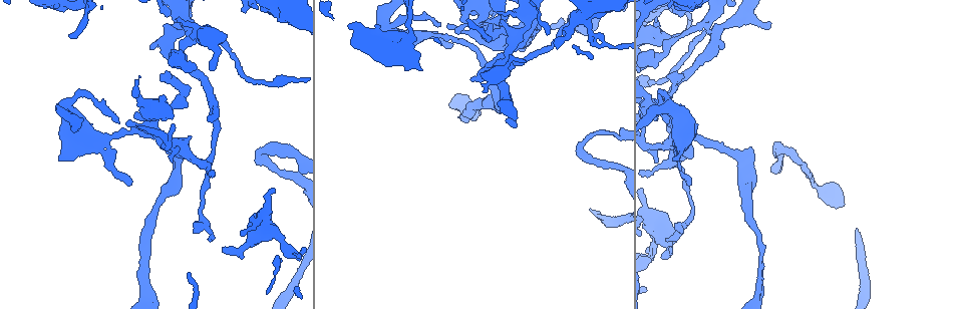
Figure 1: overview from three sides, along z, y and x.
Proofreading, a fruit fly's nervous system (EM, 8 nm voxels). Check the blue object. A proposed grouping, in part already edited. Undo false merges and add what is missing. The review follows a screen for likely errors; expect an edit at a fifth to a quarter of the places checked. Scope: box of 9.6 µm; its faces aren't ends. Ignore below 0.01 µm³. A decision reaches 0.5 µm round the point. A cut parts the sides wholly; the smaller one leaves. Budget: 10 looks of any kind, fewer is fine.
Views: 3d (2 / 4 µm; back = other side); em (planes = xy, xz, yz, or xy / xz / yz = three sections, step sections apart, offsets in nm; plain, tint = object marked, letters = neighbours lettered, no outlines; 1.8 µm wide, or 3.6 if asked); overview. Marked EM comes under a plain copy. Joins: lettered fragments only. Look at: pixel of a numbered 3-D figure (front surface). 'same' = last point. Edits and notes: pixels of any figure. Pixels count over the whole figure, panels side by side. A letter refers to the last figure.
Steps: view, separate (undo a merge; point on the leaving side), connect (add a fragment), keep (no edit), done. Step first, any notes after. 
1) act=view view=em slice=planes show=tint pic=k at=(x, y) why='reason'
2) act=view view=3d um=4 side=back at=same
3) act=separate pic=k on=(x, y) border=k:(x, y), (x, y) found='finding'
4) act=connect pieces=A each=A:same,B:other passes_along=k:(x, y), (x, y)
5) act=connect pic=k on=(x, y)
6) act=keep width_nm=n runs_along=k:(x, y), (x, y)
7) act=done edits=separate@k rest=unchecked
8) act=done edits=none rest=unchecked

act=view view=3d um=2 pic=1 at=(535, 25) why='three arms meet'

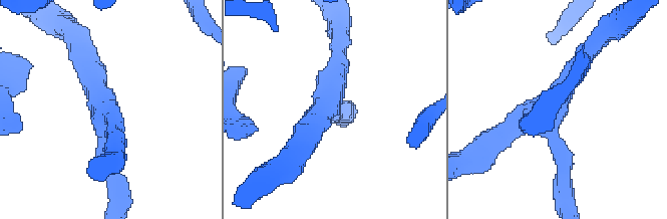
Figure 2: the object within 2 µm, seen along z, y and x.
act=view view=em slice=planes show=letters pic=2 at=(327, 100) arms=3 arm_widths_nm=180,190,220 why='shape alone is not enough'

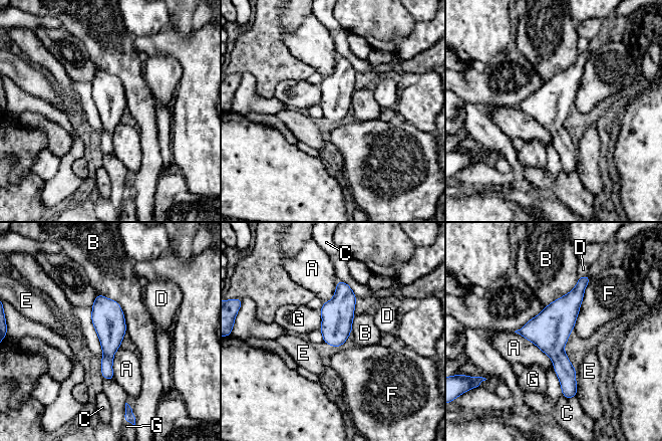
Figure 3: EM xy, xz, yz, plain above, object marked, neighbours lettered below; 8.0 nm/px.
act=keep longest_contact=A:460nm each=A:other,B:other,C:other,D:other,E:other,F:other,G:other runs_along=3:(581, 279), (558, 319), (569, 394) found='one neuron here'

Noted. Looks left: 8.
act=view view=3d um=4 pic=1 at=(207, 164) why='thick turns thin'

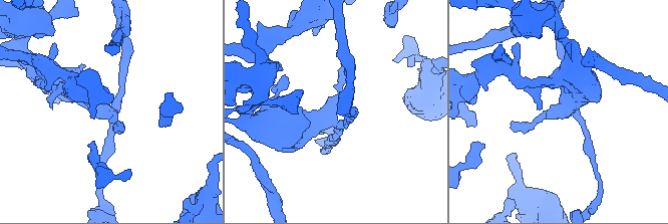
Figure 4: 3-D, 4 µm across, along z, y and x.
act=view view=em slice=yz step=16 show=tint pic=4 at=(574, 111) arms=4 why='now the EM'

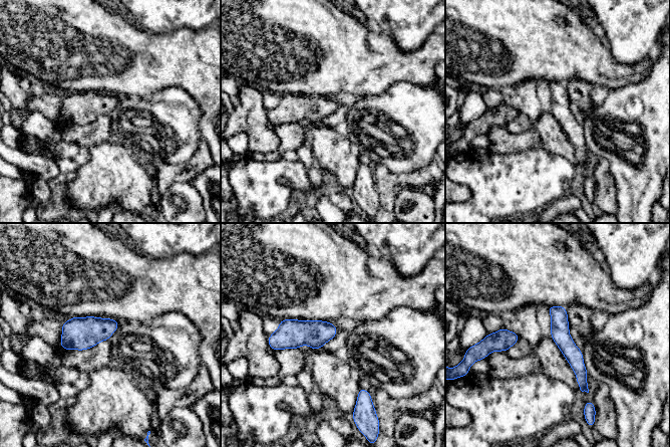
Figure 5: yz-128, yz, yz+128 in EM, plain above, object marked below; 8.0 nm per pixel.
act=view view=em slice=planes show=letters at=same

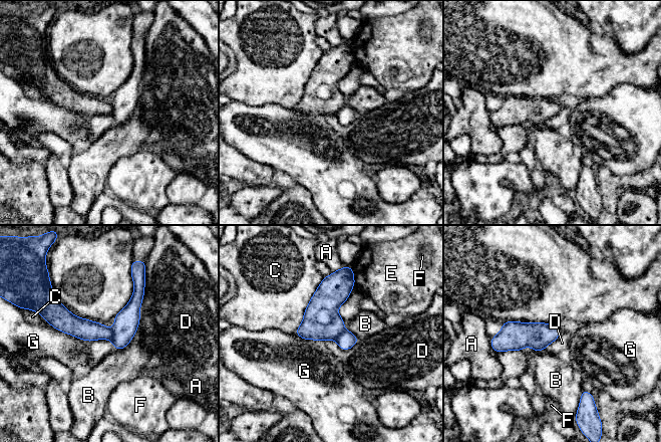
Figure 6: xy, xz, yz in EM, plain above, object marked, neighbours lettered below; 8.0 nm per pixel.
act=separate pic=6 on=(347, 340) width_nm=190 each=A:other,B:other,C:other,D:other,E:other,F:other,G:other border=6:(344, 329), (335, 340) found='a second neuron is stuck on'

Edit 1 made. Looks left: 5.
act=view view=overview

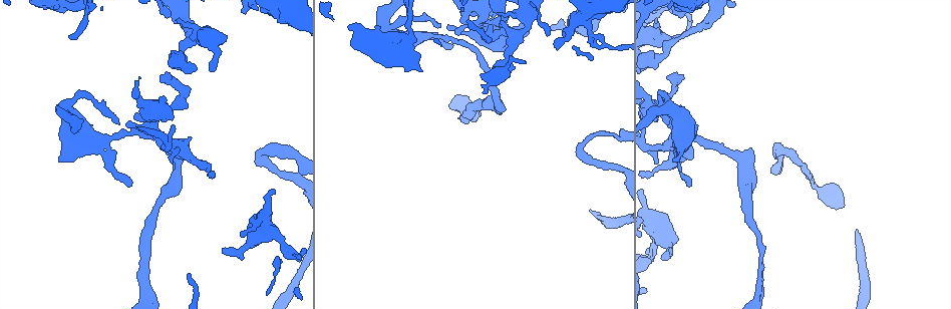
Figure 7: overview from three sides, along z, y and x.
act=view view=em slice=planes show=tint pic=7 at=(149, 138) why='abrupt turn'

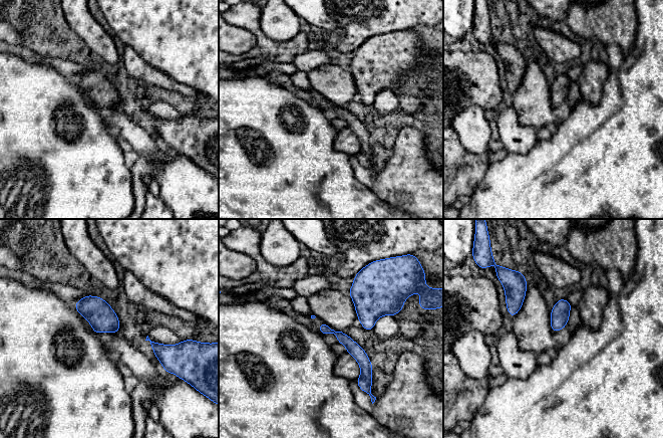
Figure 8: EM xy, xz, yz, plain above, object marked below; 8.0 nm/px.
act=view view=em slice=planes show=letters at=same why='see the neighbours'

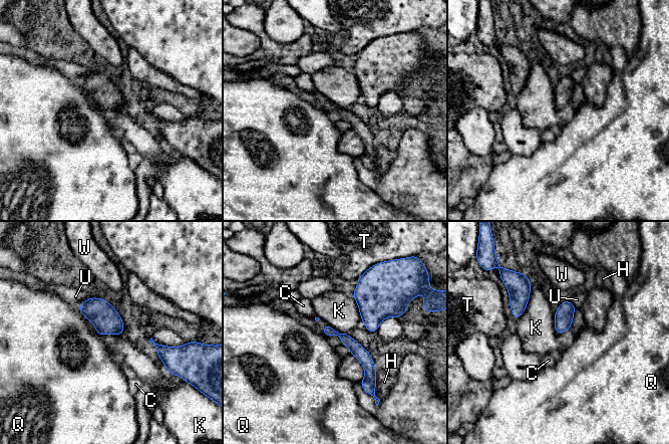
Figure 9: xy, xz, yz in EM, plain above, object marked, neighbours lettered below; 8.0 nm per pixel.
act=keep width_nm=90 each=C:other,H:other,K:other,Q:other,T:other,U:other,W:other border=9:(531, 282), (528, 304), (517, 320) found='continuous, no second neuron'

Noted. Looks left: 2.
act=view view=3d um=2 pic=7 at=(258, 151) why='sharp bend'

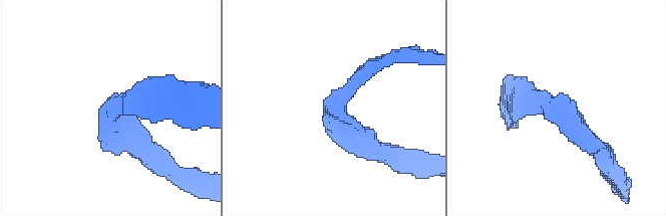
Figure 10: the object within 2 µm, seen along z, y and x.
act=view view=em slice=planes show=letters pic=10 at=(341, 102) arm_widths_nm=160,190 why='need the tissue'

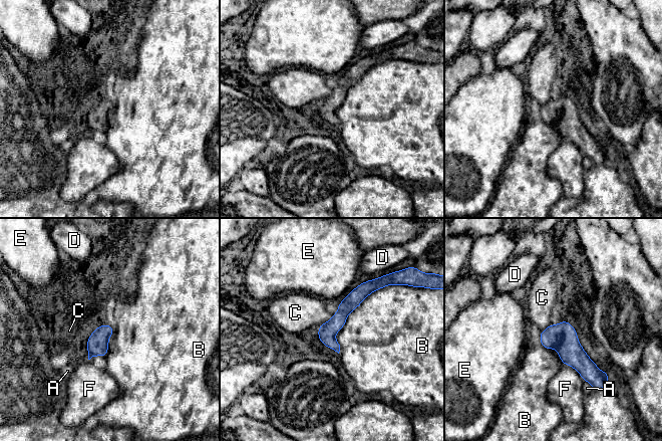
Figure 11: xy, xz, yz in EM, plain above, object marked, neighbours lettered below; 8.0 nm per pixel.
act=keep each=A:other,B:other,C:other,D:other,E:other,F:other runs_along=11:(370, 284), (343, 310), (325, 342) found='continuous, no second neuron'

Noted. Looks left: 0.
act=done edits=separate@6 rest=unchecked

